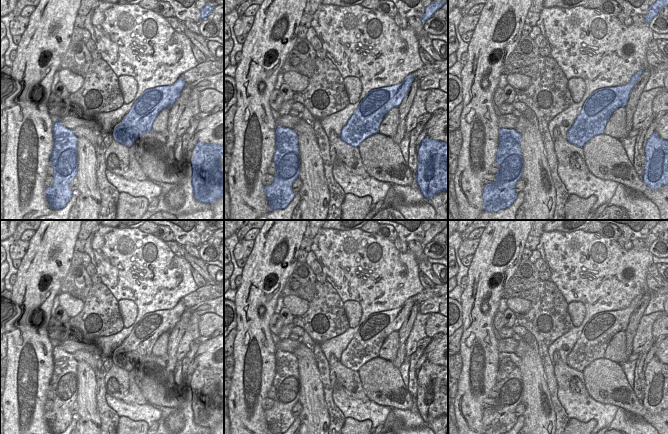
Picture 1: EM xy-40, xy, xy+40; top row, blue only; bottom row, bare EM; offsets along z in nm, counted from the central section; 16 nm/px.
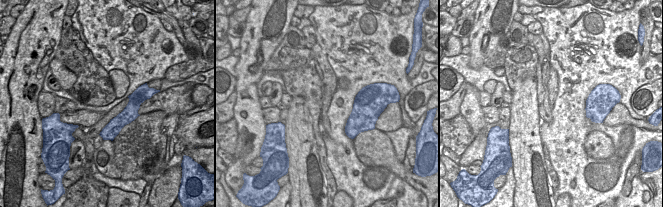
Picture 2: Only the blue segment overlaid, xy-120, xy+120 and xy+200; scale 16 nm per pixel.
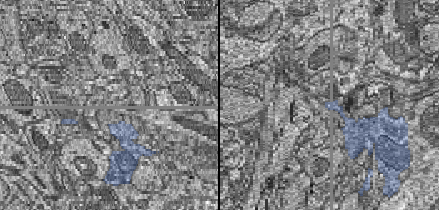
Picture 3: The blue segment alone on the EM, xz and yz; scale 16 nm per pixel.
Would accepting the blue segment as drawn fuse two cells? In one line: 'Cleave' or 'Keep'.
Cleave

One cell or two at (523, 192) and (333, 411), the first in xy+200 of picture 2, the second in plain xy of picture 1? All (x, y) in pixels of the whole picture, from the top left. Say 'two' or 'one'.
two

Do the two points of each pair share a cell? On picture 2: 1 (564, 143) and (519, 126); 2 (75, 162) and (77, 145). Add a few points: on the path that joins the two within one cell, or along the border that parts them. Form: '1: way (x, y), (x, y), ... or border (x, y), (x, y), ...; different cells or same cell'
1: border (540, 121), (540, 140), (543, 144); different cells
2: way (80, 161), (80, 155), (76, 150); same cell

